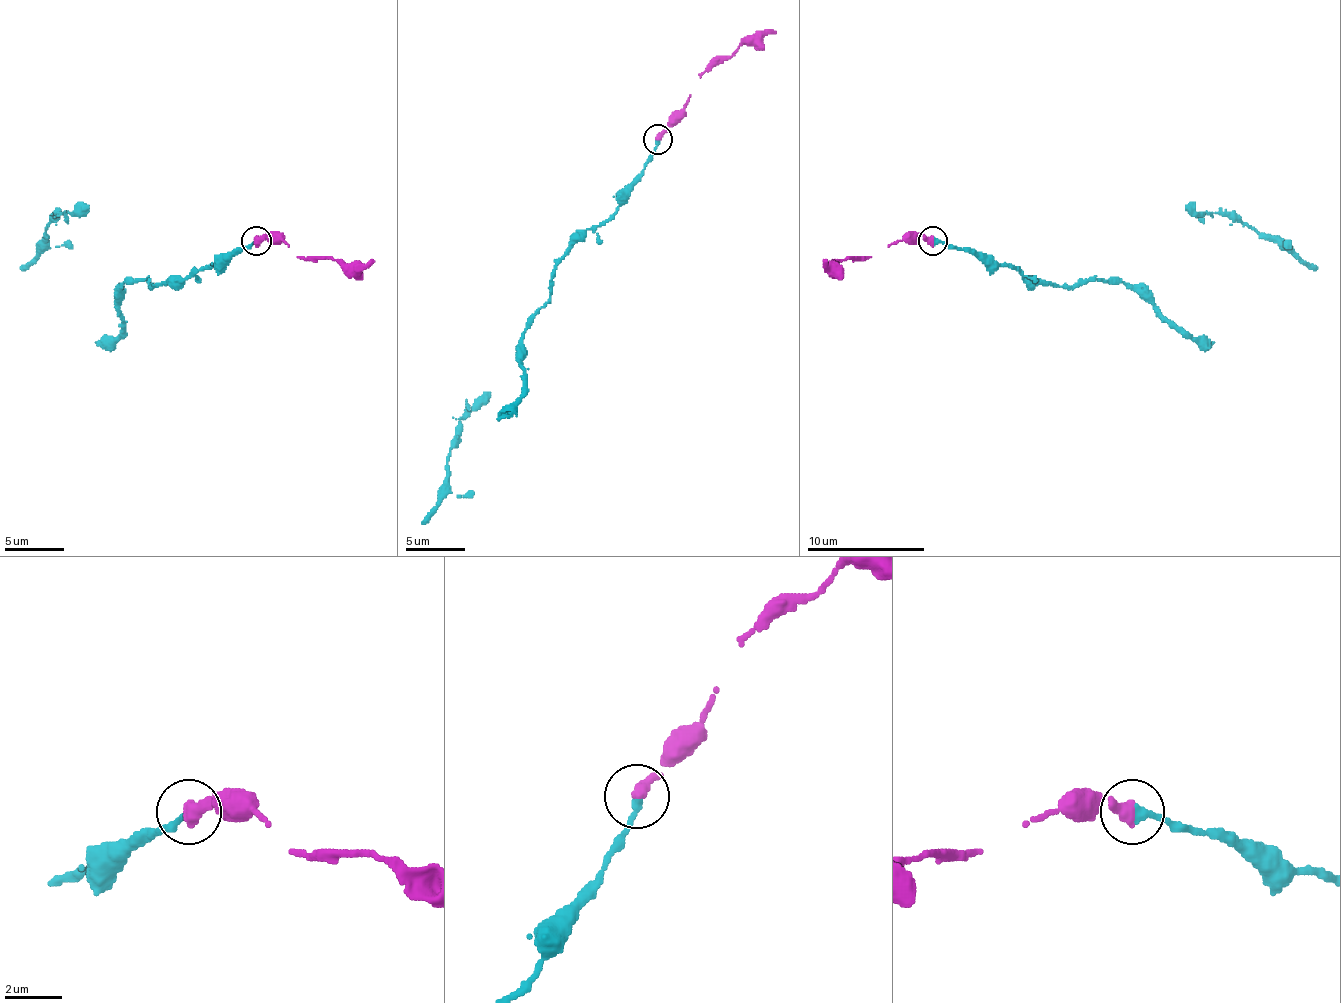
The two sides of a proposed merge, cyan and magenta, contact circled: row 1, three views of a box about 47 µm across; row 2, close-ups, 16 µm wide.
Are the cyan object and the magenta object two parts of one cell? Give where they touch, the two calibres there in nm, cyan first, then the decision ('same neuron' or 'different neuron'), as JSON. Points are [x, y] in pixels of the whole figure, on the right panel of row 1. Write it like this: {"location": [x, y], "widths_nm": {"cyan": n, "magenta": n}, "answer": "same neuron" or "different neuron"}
{"location": [932, 240], "widths_nm": {"cyan": 320, "magenta": 460}, "answer": "same neuron"}

